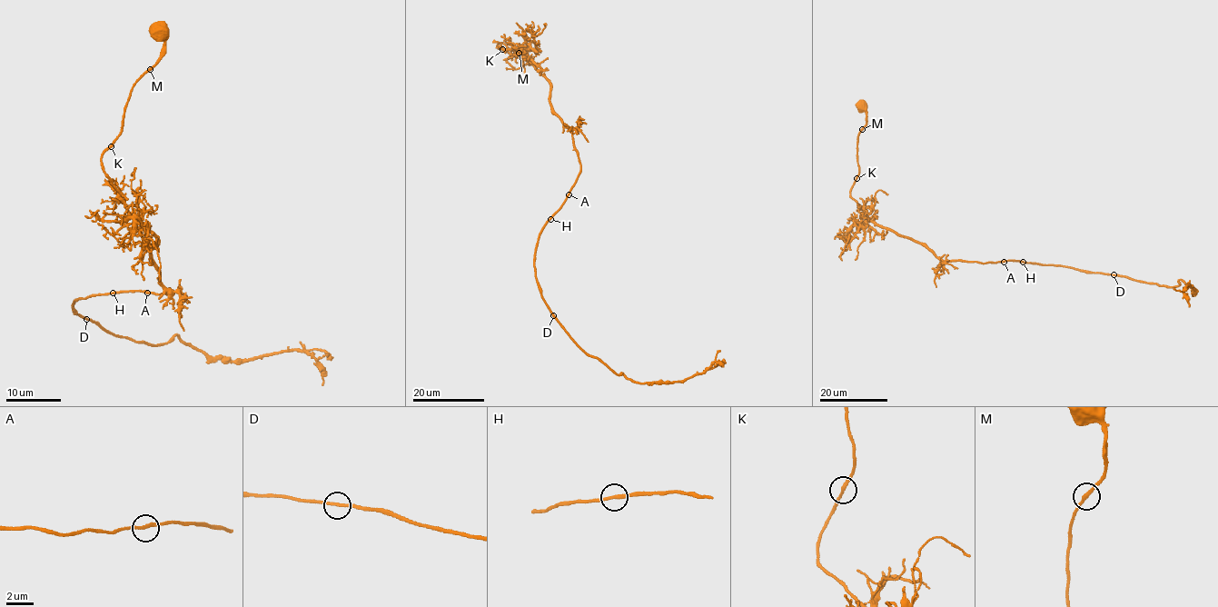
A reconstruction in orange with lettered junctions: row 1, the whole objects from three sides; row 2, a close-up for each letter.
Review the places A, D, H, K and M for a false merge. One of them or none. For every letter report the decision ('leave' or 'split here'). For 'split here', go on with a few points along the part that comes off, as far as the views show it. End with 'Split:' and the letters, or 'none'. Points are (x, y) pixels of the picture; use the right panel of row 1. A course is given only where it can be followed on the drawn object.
A: leave
D: leave
H: leave
K: leave
M: leave
Split: none

